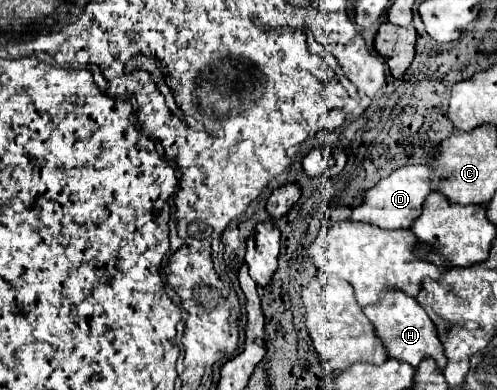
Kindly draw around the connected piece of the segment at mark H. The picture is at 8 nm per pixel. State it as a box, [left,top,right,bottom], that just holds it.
[364,290,446,368]

